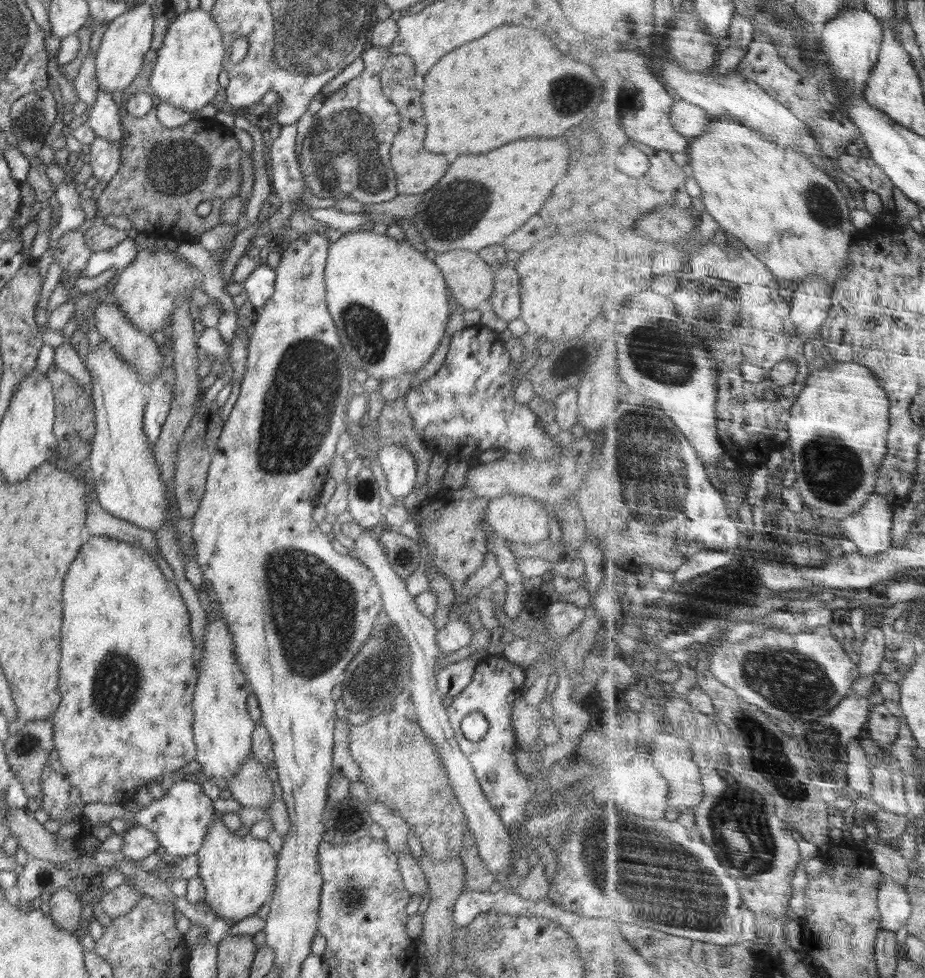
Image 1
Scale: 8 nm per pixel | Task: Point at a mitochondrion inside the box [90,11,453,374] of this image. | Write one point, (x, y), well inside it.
(342, 151)

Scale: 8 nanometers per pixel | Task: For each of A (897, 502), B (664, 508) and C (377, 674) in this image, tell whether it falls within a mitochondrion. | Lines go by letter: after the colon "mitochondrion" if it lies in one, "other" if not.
A: other
B: mitochondrion
C: mitochondrion

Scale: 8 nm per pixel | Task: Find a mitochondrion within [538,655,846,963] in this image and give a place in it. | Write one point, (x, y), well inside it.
(678, 893)

